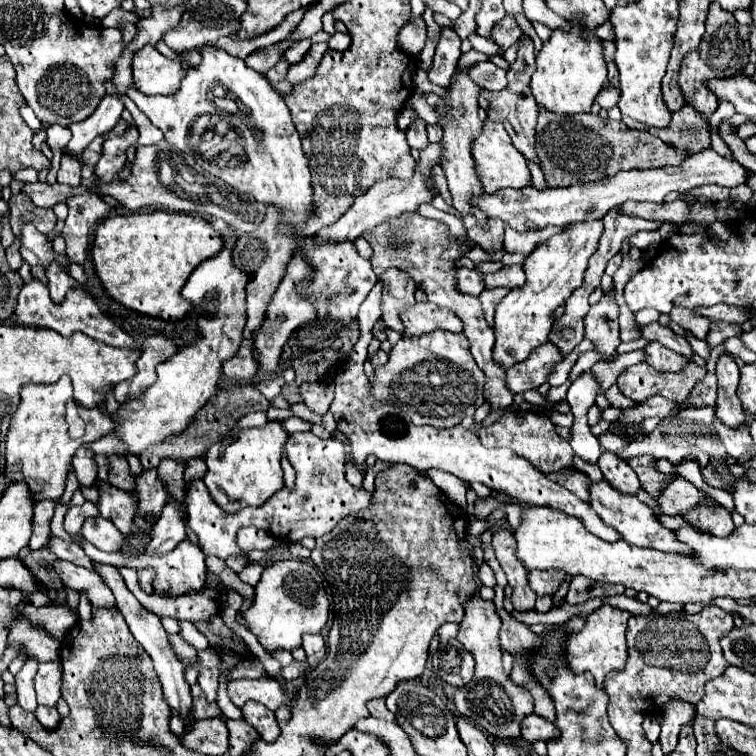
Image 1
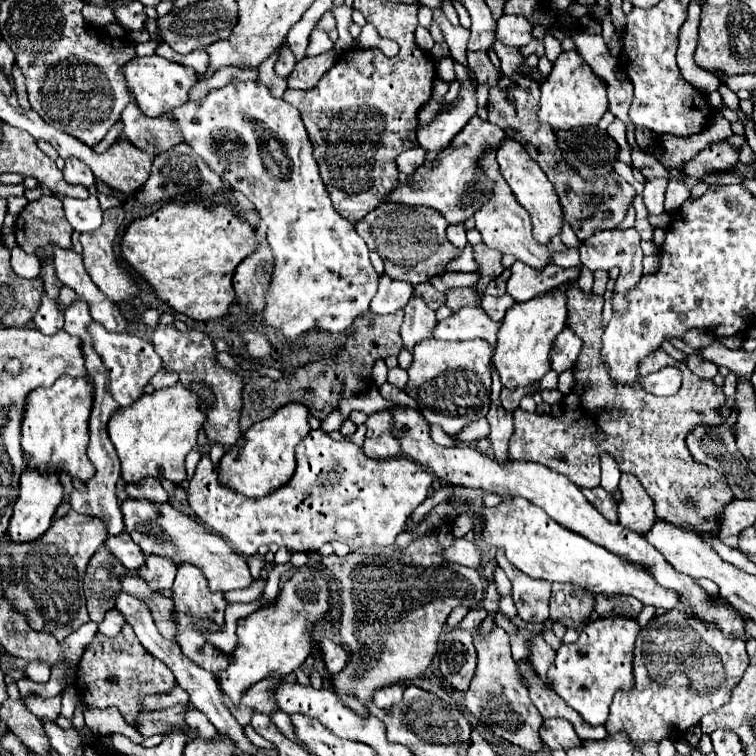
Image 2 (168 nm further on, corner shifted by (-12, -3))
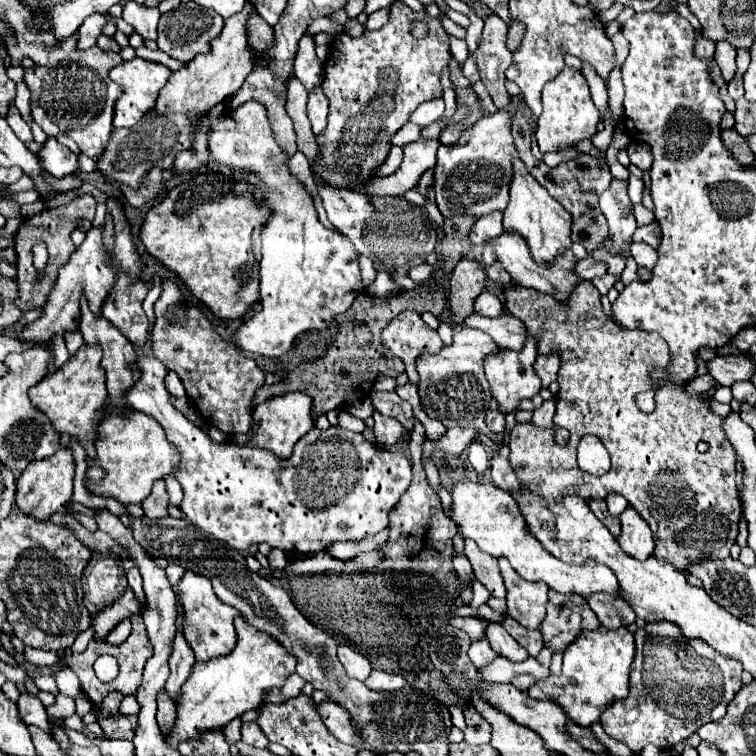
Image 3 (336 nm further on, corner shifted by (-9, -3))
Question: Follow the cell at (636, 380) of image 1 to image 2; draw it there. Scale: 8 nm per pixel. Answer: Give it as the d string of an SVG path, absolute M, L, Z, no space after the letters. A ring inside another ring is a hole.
M576 285L568 289L568 321L566 325L576 331L576 335L584 341L584 349L574 365L574 387L564 401L564 413L560 417L554 415L540 415L540 413L526 413L522 409L514 411L514 433L510 439L510 459L528 459L542 463L550 467L552 471L558 471L566 475L574 485L578 487L598 487L600 475L598 475L598 455L608 451L620 465L620 471L632 473L640 479L642 487L648 491L648 495L654 499L656 505L656 517L670 521L678 527L692 527L694 531L708 531L716 533L716 517L722 513L724 505L734 499L724 475L712 467L700 465L692 459L686 447L686 433L694 429L696 425L720 425L724 419L716 413L718 407L724 405L724 391L720 385L716 385L712 379L700 379L694 373L688 371L688 367L680 361L674 361L670 355L666 355L662 349L652 351L642 363L640 363L640 375L650 375L662 367L674 365L682 371L682 387L678 395L672 397L656 397L646 393L640 385L616 385L608 379L608 371L600 359L600 347L602 347L602 297L596 297L592 293L584 295Z

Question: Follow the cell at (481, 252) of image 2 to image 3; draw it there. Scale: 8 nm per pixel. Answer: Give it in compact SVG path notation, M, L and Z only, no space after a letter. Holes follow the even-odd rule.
M463 259L461 263L457 263L455 271L453 271L453 279L449 281L449 321L455 325L461 325L461 319L469 317L473 313L473 303L475 299L483 293L485 289L485 271L477 261L471 259Z

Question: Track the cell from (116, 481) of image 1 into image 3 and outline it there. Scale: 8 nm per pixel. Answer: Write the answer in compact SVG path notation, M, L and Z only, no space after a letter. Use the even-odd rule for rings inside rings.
M157 481L153 485L153 491L151 495L141 503L143 509L145 509L145 515L149 519L161 519L161 517L167 517L167 507L169 507L169 495L167 495L167 489L165 489L165 481Z

